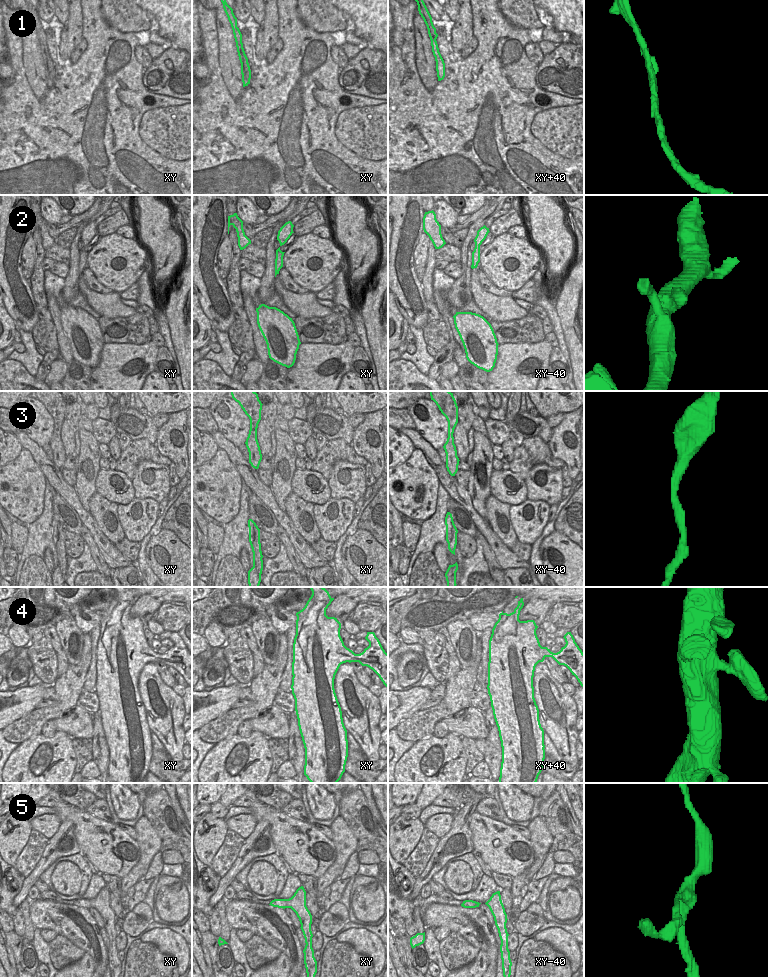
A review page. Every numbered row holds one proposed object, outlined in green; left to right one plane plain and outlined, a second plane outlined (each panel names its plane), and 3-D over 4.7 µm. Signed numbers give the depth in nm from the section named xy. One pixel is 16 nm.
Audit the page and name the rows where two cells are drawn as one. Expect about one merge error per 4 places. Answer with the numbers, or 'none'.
none

